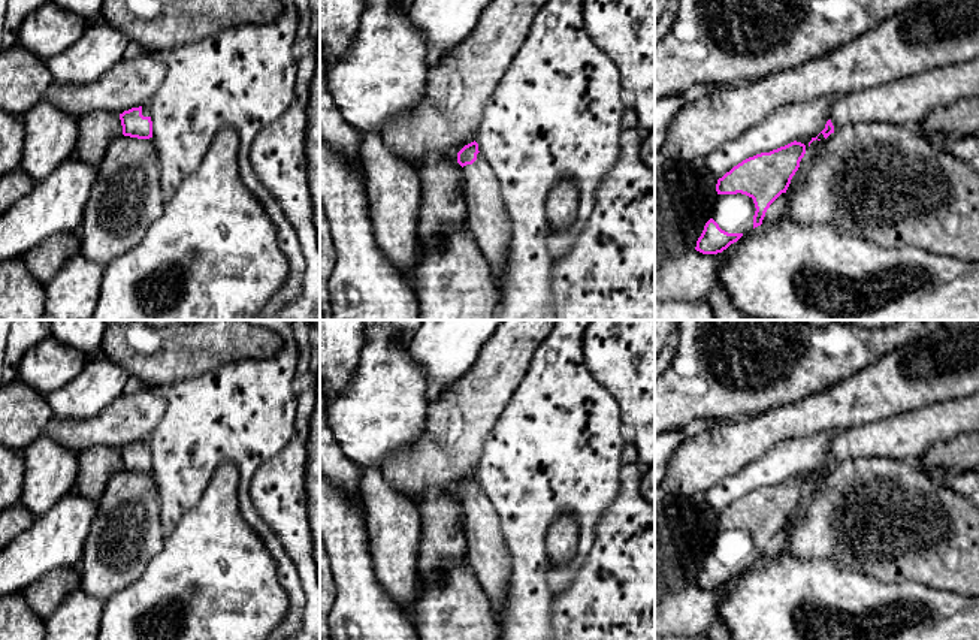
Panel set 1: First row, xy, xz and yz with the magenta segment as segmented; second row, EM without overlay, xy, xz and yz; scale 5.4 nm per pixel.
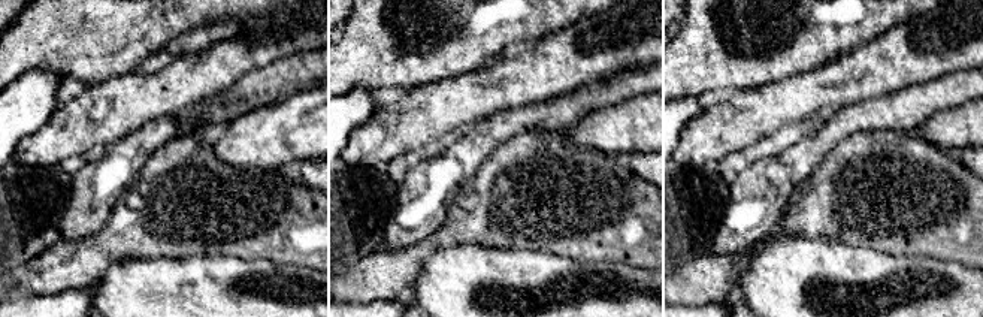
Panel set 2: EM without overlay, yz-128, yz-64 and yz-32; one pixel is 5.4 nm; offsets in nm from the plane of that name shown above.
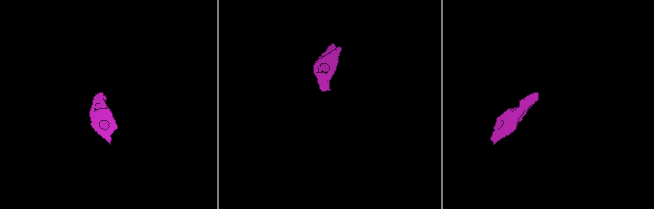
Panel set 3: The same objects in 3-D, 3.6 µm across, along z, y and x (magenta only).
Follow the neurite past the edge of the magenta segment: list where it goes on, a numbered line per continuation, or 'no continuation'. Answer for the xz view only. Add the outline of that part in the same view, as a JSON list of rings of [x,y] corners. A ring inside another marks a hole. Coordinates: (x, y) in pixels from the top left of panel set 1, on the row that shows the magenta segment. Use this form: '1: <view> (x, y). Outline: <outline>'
1: xz (488, 219). Outline: [[[481,153],[462,170],[466,229],[489,262],[492,280],[499,290],[508,269],[513,224],[496,175]]]

